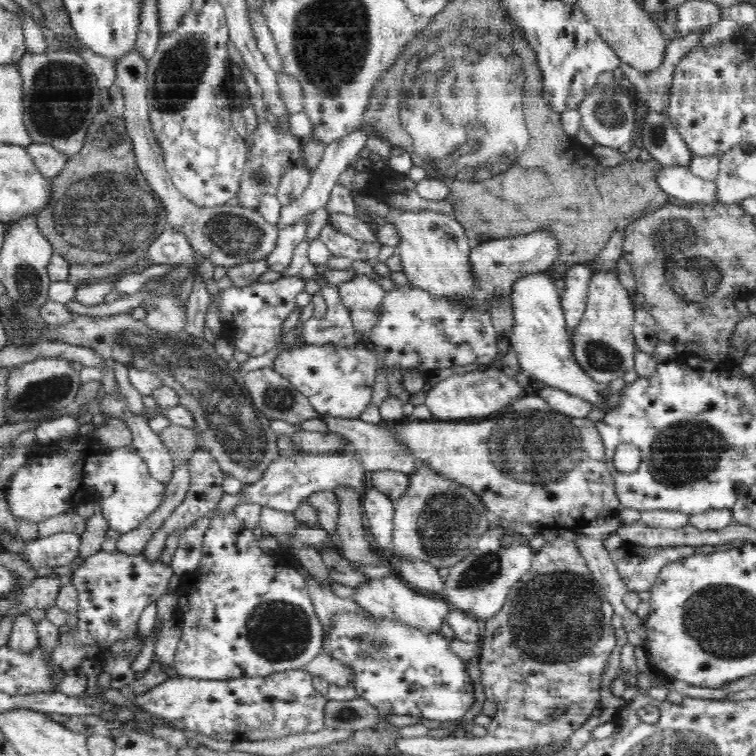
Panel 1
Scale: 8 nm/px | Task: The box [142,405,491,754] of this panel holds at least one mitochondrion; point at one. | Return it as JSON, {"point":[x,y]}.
{"point":[277,630]}

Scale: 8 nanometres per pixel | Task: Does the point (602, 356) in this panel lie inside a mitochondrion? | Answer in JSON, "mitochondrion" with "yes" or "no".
{"mitochondrion":"yes"}

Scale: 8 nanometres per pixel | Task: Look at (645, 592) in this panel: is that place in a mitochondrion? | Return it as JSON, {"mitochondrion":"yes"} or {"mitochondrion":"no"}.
{"mitochondrion":"no"}

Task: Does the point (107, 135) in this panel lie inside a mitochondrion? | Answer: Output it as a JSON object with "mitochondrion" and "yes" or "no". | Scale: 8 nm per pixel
{"mitochondrion":"yes"}

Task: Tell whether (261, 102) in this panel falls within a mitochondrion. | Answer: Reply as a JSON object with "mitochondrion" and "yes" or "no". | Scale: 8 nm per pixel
{"mitochondrion":"no"}

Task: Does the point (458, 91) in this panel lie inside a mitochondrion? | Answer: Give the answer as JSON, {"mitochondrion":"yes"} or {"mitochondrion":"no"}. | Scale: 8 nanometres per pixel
{"mitochondrion":"yes"}

